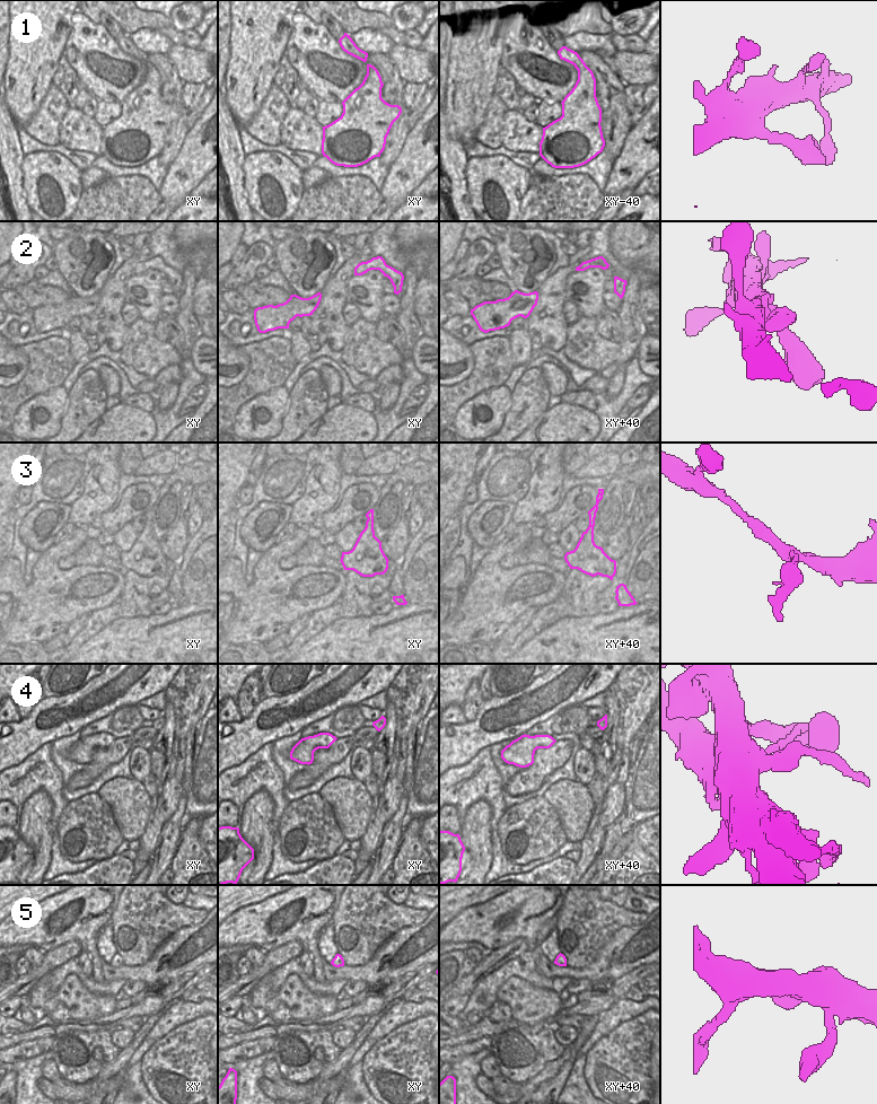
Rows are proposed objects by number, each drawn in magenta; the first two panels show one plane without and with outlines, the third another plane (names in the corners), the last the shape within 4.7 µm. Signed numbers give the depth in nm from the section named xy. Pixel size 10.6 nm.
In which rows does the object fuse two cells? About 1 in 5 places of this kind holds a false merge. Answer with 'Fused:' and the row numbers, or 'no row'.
Fused: 3

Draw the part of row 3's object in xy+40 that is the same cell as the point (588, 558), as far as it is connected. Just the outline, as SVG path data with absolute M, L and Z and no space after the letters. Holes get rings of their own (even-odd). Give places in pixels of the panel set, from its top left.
M589 518L588 528L581 534L581 537L573 551L567 552L564 560L570 569L578 569L581 572L595 577L597 575L613 580L616 573L616 561L612 560L594 542L595 519Z

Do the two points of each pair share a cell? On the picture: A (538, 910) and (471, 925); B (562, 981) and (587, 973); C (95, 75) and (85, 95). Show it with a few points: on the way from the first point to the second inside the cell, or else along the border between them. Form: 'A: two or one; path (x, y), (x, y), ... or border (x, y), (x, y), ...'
A: one; path (522, 908), (512, 908), (502, 912), (488, 923)
B: two; border (544, 975), (549, 978), (568, 977), (570, 979)
C: two; border (86, 89), (91, 95)

